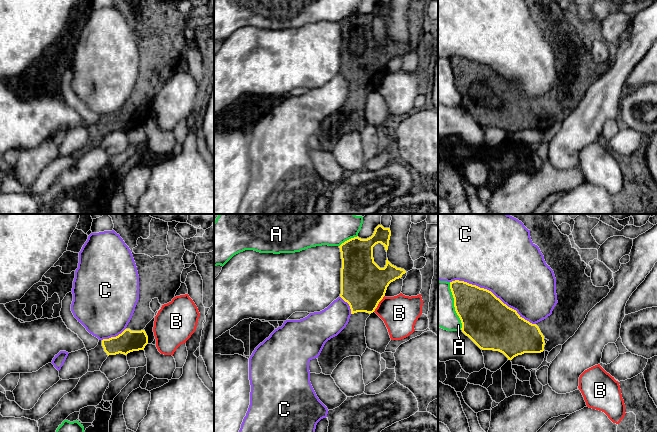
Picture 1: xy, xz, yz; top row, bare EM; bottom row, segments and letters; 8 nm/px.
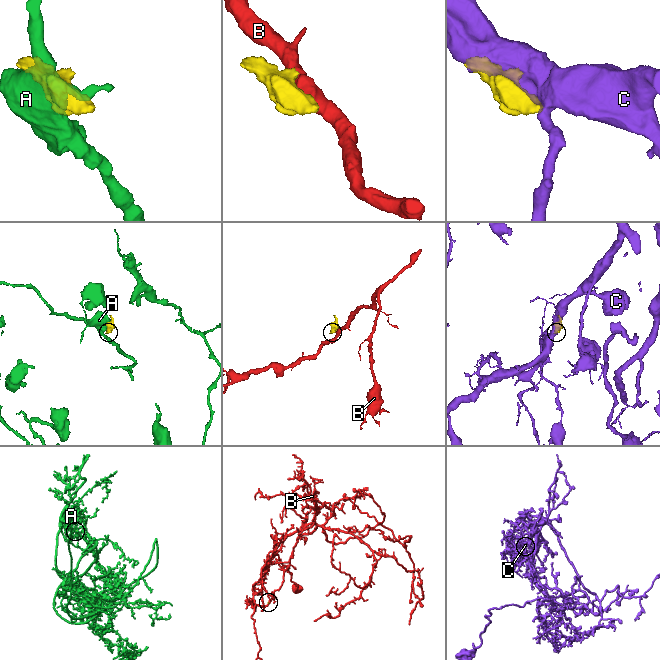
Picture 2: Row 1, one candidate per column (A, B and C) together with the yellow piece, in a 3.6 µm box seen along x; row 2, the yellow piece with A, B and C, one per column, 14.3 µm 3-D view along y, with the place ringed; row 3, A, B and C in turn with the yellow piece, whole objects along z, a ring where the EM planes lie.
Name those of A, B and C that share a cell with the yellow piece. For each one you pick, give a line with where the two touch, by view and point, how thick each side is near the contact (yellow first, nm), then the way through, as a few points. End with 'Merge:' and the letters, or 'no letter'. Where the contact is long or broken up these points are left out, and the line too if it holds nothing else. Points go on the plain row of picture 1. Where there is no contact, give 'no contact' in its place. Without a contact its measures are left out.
Merge: no letter

